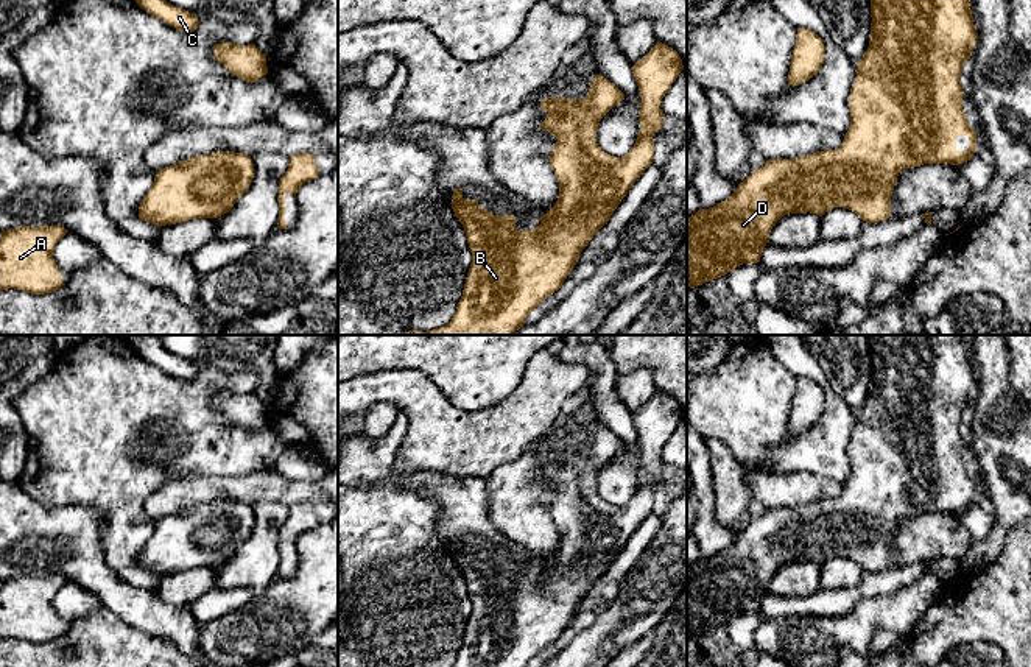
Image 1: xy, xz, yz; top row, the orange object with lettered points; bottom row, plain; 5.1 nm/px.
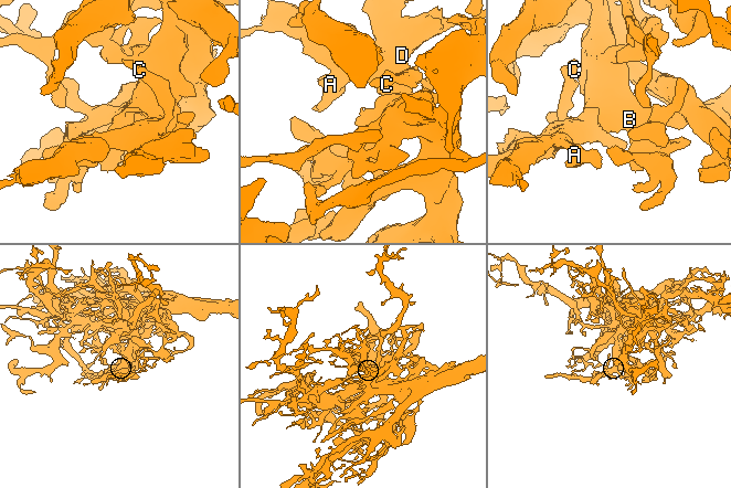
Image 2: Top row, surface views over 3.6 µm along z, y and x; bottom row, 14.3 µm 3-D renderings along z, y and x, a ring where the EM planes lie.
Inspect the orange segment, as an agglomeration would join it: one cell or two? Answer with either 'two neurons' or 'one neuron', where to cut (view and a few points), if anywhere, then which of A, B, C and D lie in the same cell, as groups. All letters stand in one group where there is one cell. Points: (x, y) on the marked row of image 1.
one neuron; no cut; A B C D

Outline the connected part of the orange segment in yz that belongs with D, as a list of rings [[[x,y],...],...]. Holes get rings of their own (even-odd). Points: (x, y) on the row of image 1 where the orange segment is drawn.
[[[871,0],[871,17],[869,47],[857,62],[849,95],[850,128],[841,146],[797,159],[768,159],[727,199],[688,217],[687,287],[695,288],[721,277],[743,263],[758,263],[772,226],[783,215],[810,212],[822,217],[830,209],[846,207],[866,223],[878,223],[891,217],[891,195],[902,170],[924,164],[959,165],[972,159],[976,132],[966,118],[959,84],[962,64],[970,59],[978,39],[970,0]],[[958,136],[969,137],[967,151],[956,150]]]

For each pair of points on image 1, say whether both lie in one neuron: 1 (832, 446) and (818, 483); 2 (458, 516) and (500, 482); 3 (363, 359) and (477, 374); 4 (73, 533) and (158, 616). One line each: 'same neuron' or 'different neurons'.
1: different neurons
2: different neurons
3: same neuron
4: same neuron

